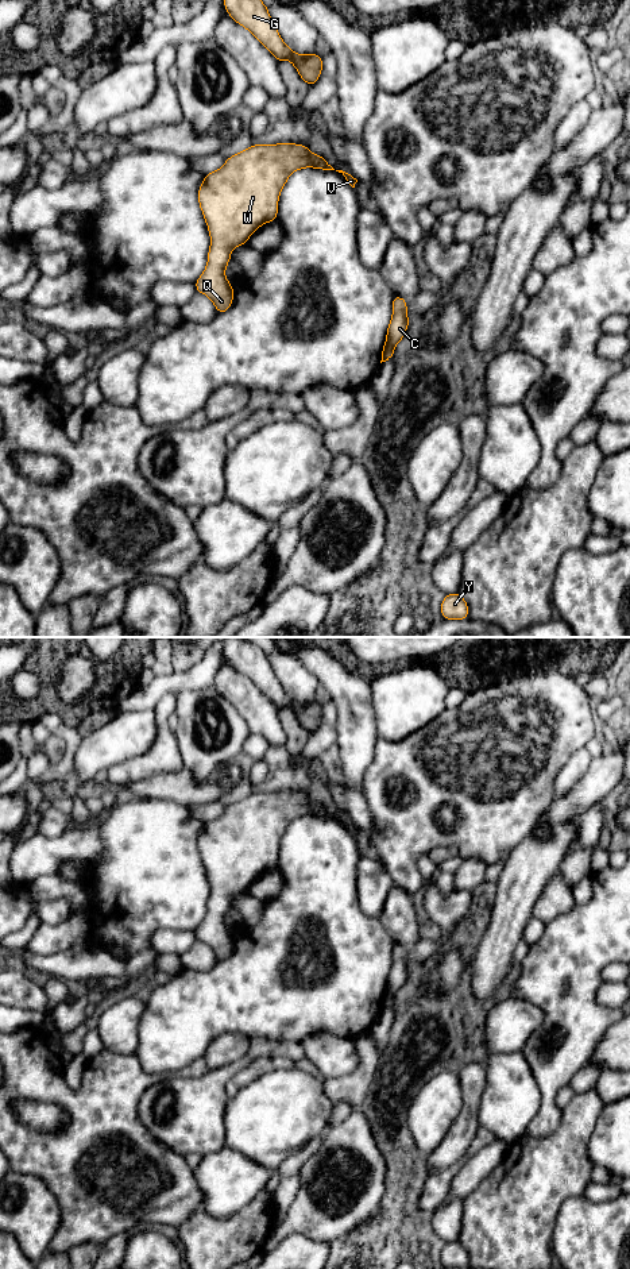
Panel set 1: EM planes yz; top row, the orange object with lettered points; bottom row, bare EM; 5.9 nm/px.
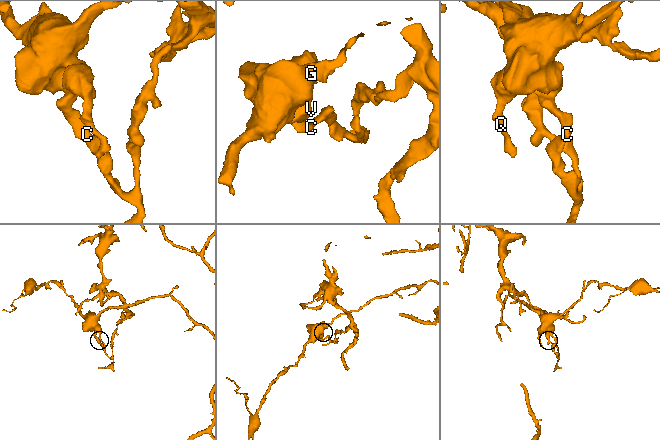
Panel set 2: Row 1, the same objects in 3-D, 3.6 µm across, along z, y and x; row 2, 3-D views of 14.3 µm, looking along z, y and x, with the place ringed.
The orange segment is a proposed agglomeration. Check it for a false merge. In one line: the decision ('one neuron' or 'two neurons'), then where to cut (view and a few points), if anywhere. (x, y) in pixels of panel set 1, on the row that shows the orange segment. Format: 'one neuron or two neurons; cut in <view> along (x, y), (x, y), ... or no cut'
two neurons; cut in yz along (386, 340), (393, 347)

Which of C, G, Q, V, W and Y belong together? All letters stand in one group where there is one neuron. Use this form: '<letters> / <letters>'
C G Q V W / Y

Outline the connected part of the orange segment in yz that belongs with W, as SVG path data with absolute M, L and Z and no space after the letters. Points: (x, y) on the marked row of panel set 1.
M255 143L250 148L227 158L223 167L205 174L204 182L198 188L198 204L212 242L208 265L194 286L197 292L213 301L217 313L227 312L233 301L233 286L224 274L231 261L232 248L246 244L248 238L264 223L277 220L278 198L286 181L293 171L305 167L335 170L325 158L312 154L305 144Z

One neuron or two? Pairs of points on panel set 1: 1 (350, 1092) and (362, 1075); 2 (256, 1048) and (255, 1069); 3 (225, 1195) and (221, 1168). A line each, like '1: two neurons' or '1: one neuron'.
1: one neuron
2: two neurons
3: one neuron

